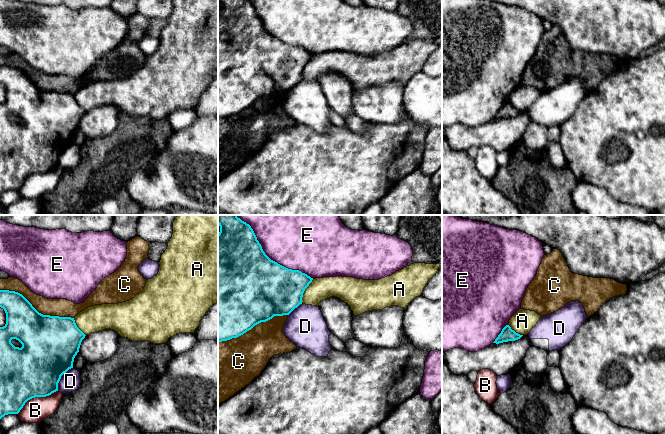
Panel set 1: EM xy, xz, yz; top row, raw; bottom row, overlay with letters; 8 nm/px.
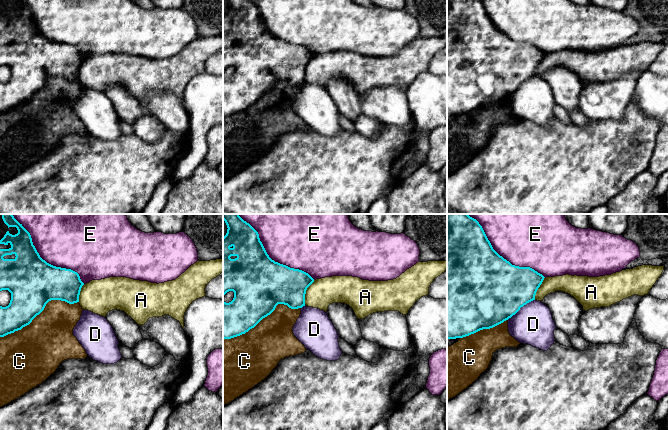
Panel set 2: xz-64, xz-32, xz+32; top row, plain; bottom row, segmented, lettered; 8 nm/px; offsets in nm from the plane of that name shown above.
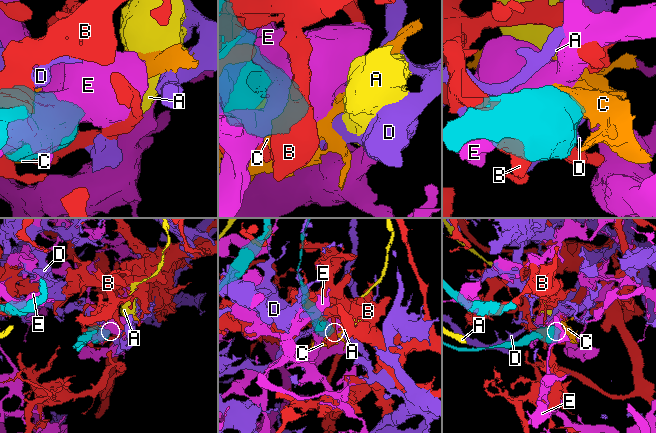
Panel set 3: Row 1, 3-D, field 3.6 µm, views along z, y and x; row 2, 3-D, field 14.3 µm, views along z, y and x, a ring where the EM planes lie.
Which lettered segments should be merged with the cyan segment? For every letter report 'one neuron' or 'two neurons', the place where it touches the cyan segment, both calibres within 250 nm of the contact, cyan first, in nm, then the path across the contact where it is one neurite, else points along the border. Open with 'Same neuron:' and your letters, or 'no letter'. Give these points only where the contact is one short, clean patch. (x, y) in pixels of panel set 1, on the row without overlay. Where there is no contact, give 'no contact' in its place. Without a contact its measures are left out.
Same neuron: no letter
A: two neurons; meets cyan in xz at (304, 66); 420 nm thick on the cyan side, 180 nm on the other; border along xz (313, 55), (305, 65), (301, 78)
B: two neurons; meets cyan in xy at (35, 172); 440 nm thick on the cyan side, 200 nm on the other
C: two neurons; meets cyan in xy at (36, 86); 400 nm thick on the cyan side, 140 nm on the other
D: two neurons; meets cyan in xy at (60, 154); 440 nm thick on the cyan side, 160 nm on the other
E: two neurons; meets cyan in xz at (274, 37); 500 nm thick on the cyan side, 380 nm on the other

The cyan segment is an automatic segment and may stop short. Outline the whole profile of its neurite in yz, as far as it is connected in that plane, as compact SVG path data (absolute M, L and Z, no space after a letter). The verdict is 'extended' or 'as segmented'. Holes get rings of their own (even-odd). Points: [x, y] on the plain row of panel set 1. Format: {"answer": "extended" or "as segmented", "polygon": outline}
{"answer": "as segmented", "polygon": "M506 101L493 119L499 120L508 117L515 117L520 115L522 112L523 111L520 111L512 106L509 101Z"}

